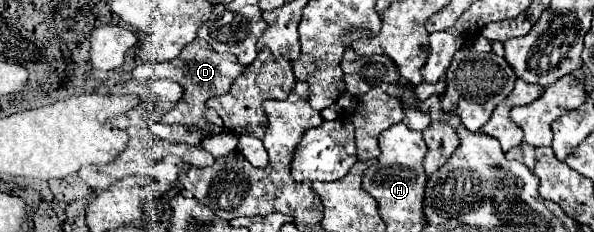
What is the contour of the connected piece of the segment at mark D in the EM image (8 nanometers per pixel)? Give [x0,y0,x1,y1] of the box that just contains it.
[147,39,245,135]

